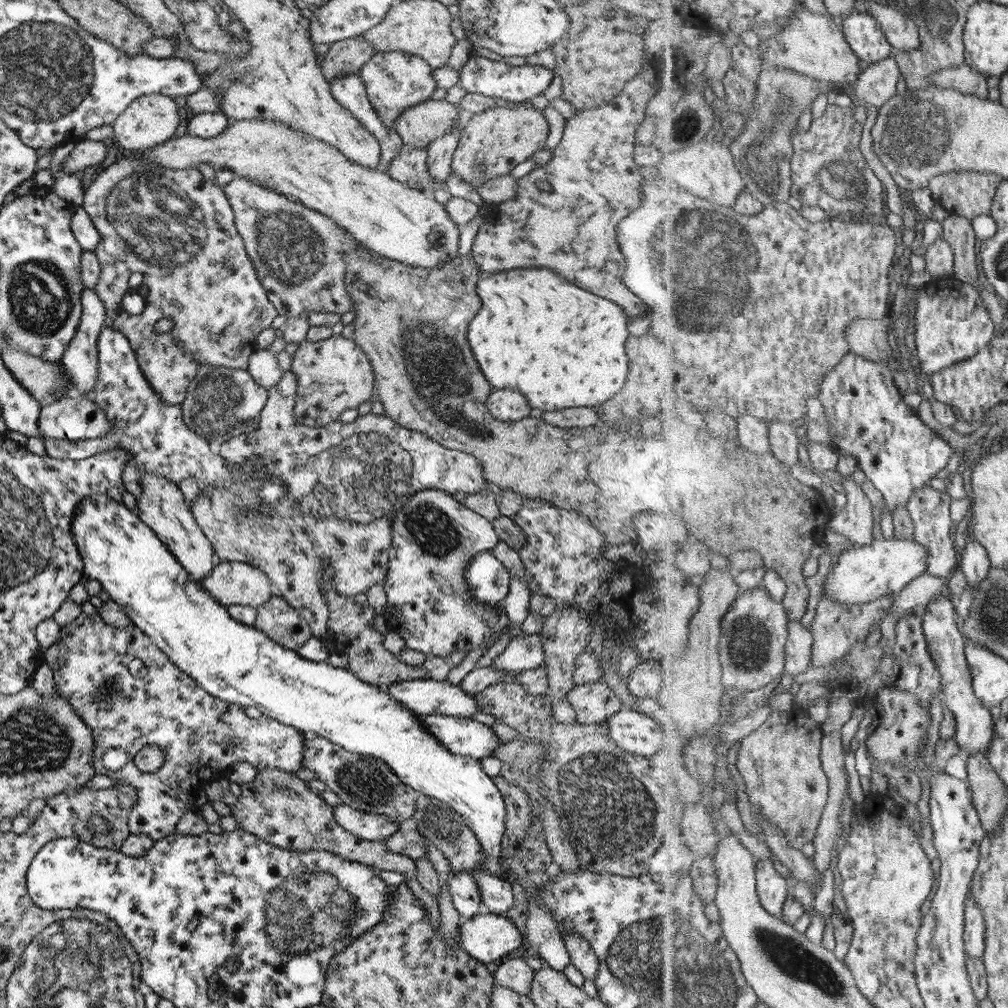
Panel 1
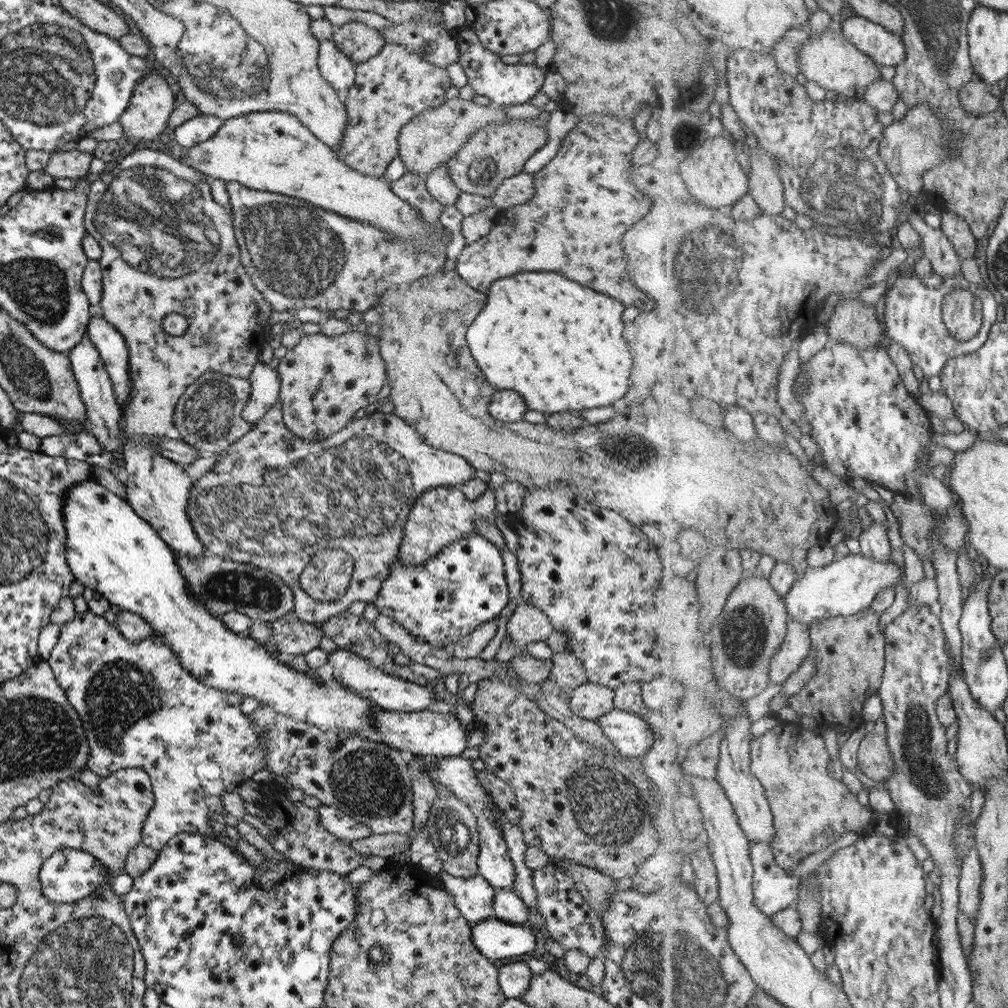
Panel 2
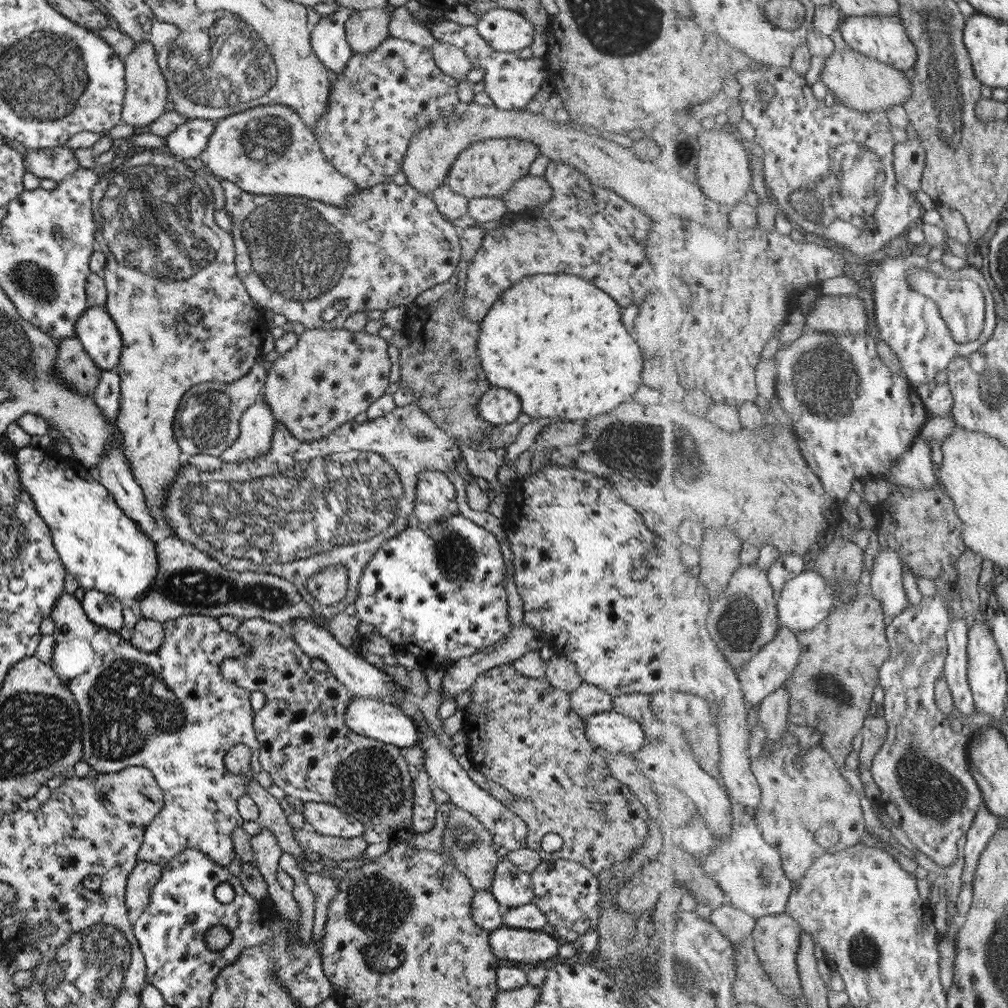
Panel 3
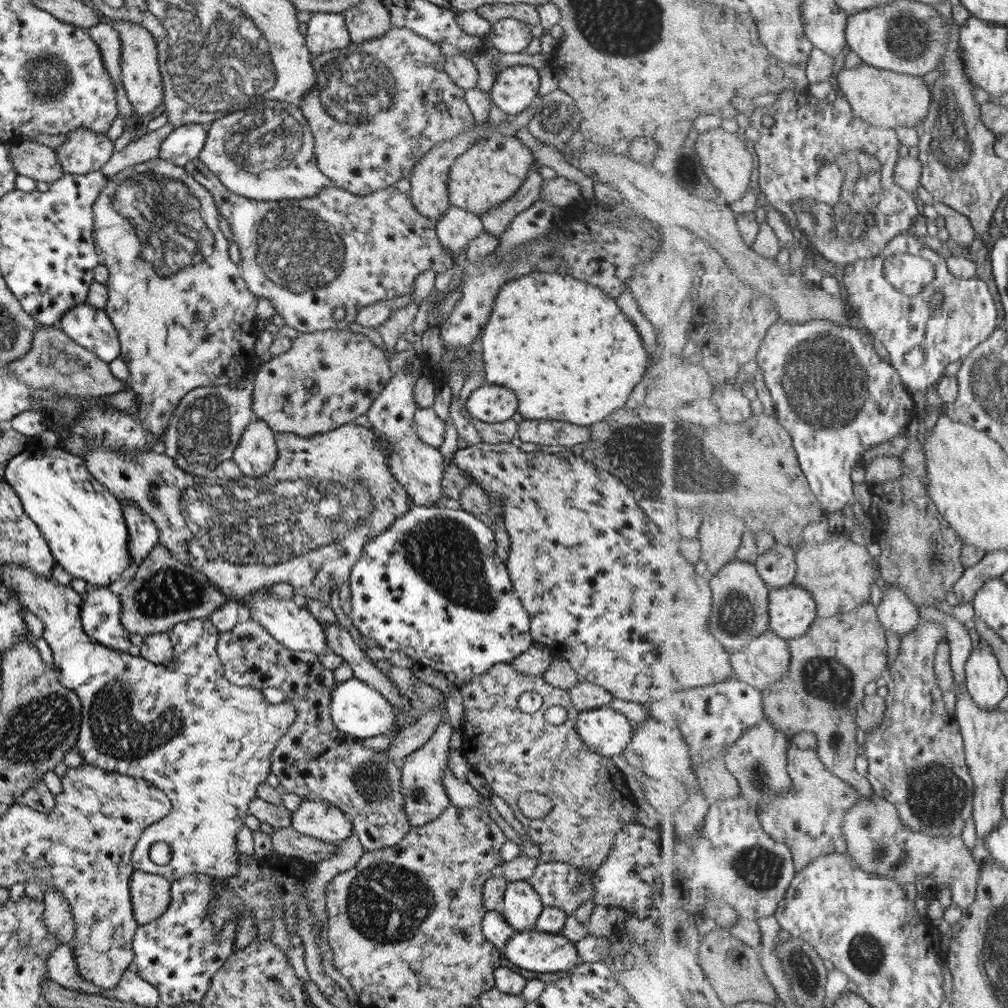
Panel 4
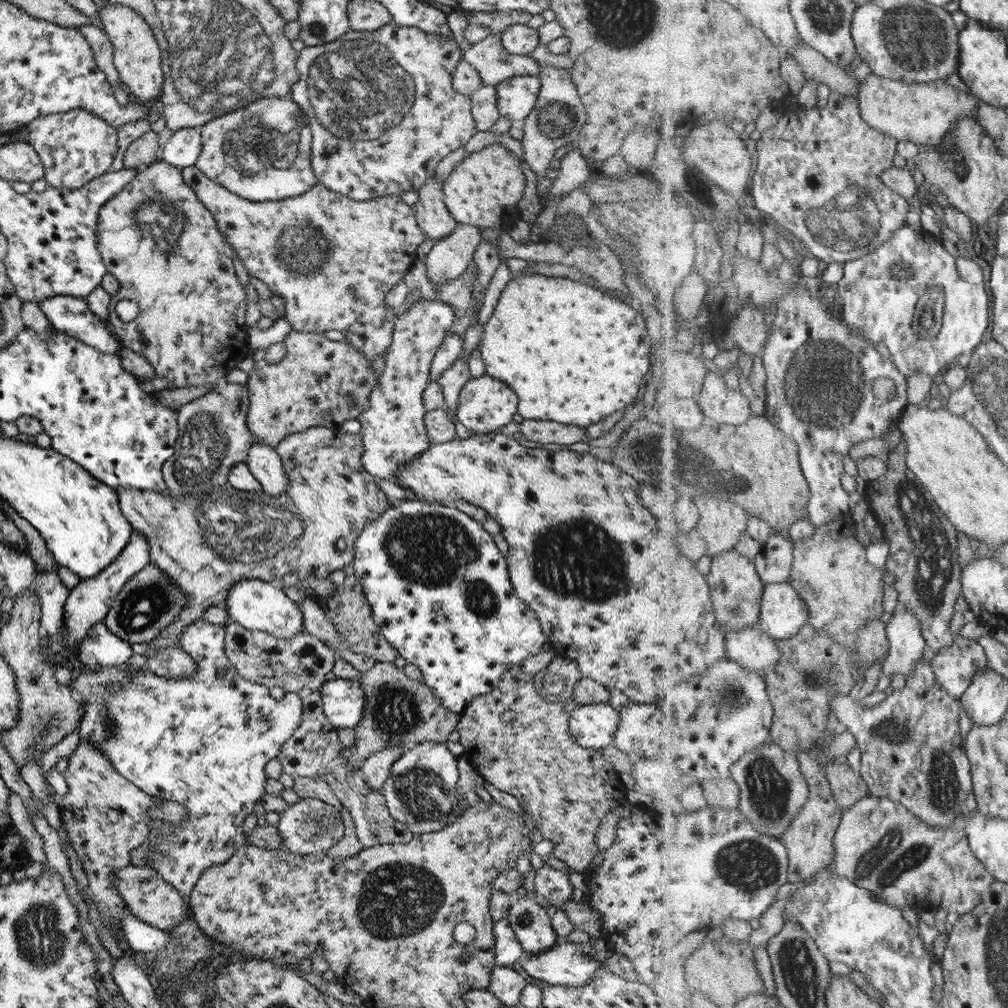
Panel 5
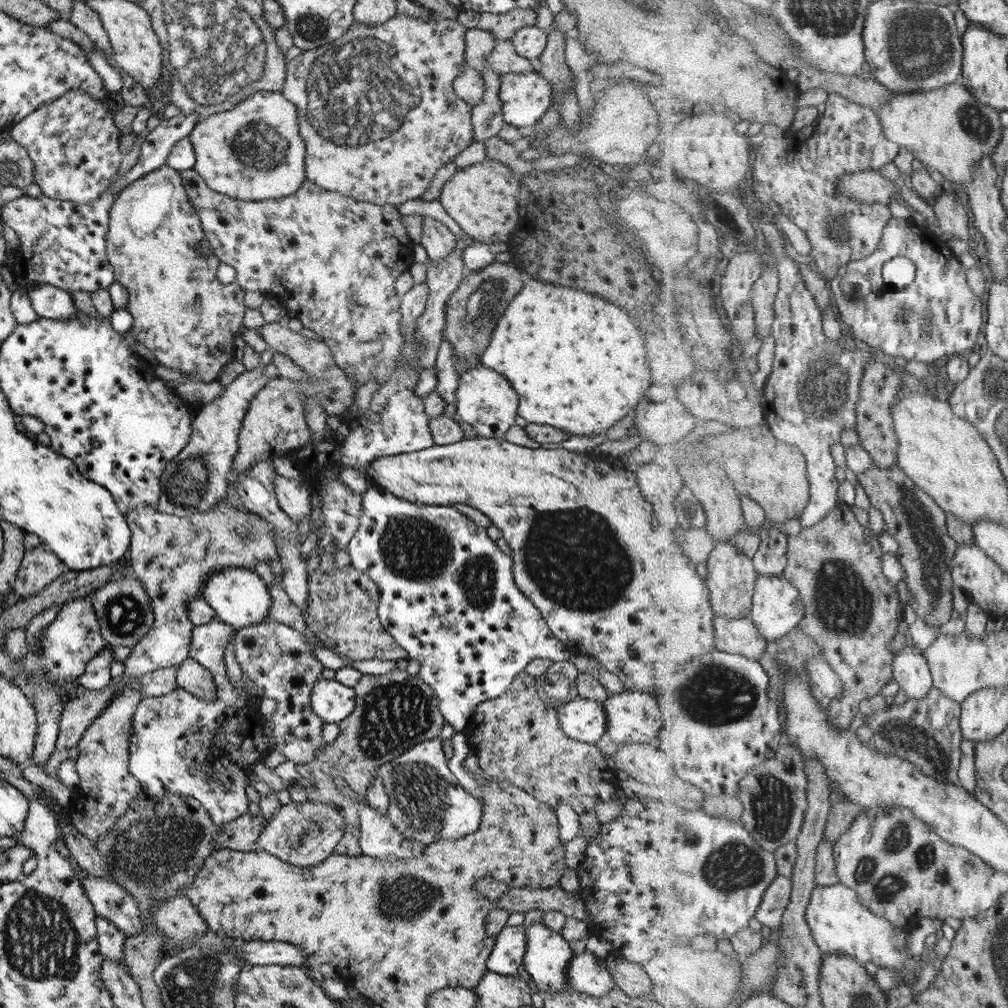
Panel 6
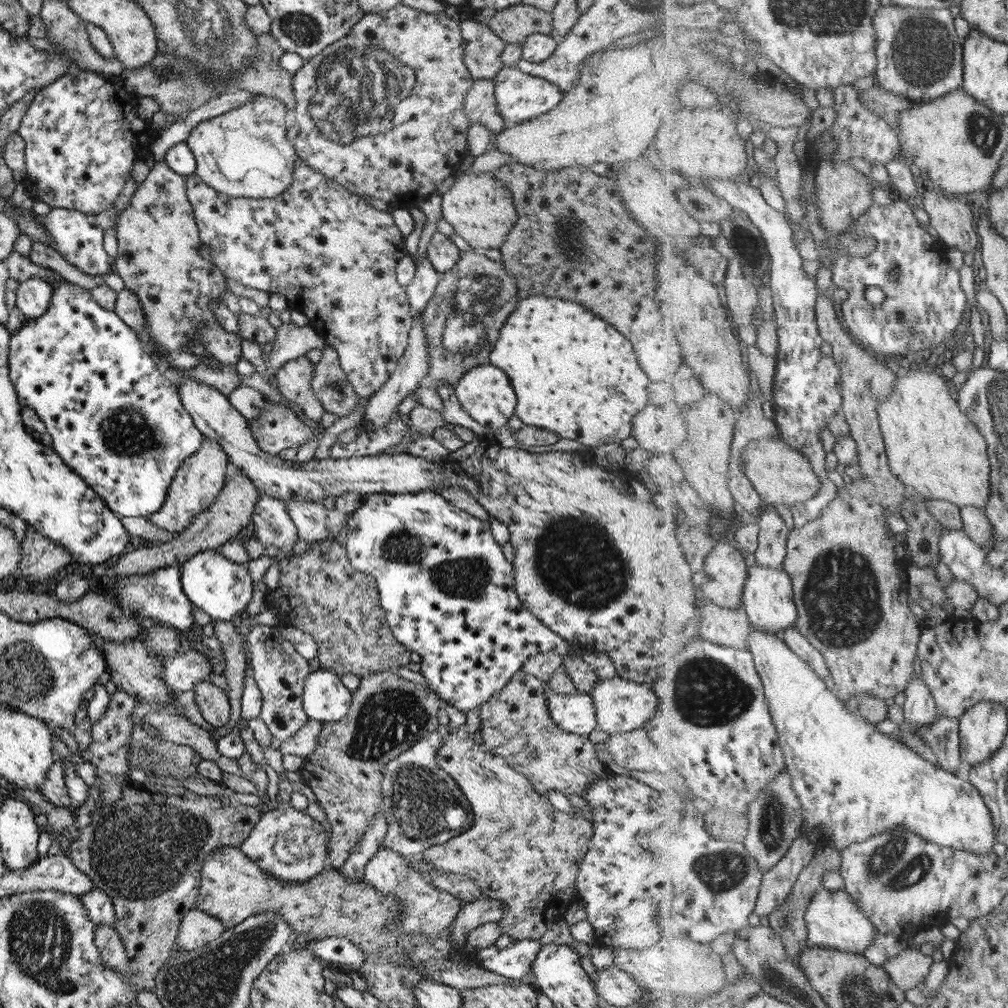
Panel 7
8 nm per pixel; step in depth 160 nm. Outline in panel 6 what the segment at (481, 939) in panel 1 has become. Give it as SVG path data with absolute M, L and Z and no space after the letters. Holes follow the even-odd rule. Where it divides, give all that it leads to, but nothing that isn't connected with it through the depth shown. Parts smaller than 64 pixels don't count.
M587 951L573 953L565 969L565 982L573 991L601 998L616 985L605 968L605 961Z

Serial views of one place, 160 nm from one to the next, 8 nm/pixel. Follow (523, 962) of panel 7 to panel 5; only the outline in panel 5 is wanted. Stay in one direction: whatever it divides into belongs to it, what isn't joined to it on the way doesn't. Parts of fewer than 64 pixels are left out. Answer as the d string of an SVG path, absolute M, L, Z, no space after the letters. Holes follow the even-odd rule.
M502 919L493 923L492 934L495 965L511 968L511 965L518 963L522 951L511 928L509 928L507 920Z

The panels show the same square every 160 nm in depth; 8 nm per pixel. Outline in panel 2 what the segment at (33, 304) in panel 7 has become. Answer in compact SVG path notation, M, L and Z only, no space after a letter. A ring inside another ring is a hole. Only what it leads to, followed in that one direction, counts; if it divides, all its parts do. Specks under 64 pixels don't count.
M101 315L88 317L86 337L98 352L104 369L112 382L120 416L126 409L130 378L128 377L128 352L122 334L115 330Z

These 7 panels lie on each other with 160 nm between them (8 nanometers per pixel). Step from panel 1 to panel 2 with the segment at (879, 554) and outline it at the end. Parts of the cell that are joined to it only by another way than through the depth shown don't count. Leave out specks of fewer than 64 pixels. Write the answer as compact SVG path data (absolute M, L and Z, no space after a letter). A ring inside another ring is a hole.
M861 552L837 558L836 562L823 568L809 567L805 574L798 576L793 588L785 596L789 617L811 626L831 617L853 616L871 607L875 597L883 589L894 587L900 578L905 578L904 569L901 575L899 566L892 559L879 561L877 558L867 558Z

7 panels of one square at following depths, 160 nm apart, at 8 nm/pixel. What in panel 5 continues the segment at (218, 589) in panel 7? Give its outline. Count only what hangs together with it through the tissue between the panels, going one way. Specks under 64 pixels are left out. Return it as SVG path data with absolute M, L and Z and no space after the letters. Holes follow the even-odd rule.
M241 580L228 590L223 607L230 621L250 631L259 631L267 637L289 638L303 631L302 614L295 602L281 589L275 589L261 580Z

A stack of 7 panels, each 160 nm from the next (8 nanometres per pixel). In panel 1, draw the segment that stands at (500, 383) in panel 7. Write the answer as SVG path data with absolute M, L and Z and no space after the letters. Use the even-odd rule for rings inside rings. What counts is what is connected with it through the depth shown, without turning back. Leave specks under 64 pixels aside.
M492 389L484 400L490 415L503 422L515 422L528 416L530 406L519 392Z

